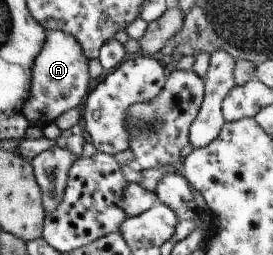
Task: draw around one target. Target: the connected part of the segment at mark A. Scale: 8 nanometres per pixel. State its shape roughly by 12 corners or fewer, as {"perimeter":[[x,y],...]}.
{"perimeter":[[46,31],[22,108],[42,130],[81,106],[89,61],[78,40]]}

